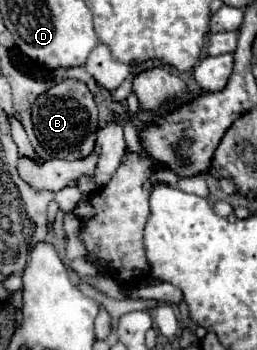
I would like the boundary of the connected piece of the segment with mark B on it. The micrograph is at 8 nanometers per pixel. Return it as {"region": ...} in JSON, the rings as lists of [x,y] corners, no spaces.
{"region":[[[63,80],[61,84],[43,92],[33,106],[33,124],[37,140],[53,158],[75,160],[91,154],[99,126],[97,126],[97,106],[85,82]]]}

